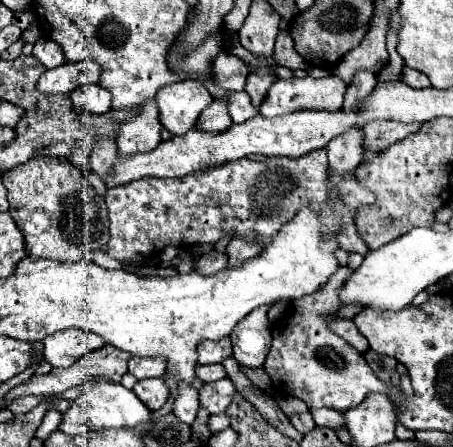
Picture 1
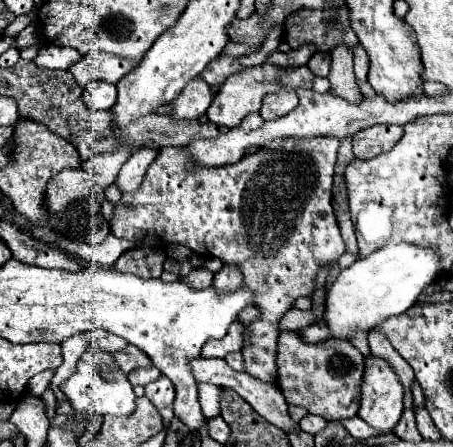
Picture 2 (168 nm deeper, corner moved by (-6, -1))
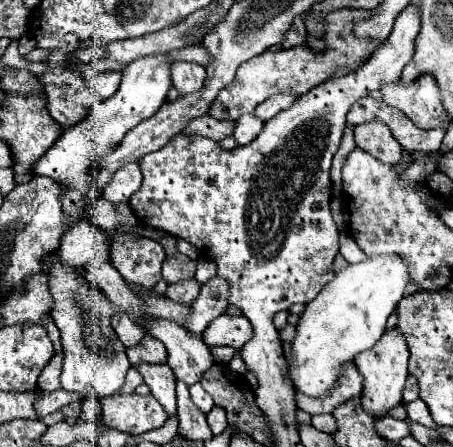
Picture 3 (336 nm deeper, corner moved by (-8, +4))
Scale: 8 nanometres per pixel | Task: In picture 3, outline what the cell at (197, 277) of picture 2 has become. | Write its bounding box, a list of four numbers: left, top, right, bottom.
[166,280,200,306]

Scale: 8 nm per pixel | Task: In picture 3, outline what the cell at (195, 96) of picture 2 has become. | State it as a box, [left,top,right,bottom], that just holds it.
[172,62,206,94]

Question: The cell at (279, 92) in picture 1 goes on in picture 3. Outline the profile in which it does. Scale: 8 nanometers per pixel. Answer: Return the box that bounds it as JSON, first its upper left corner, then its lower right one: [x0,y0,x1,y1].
[254,94,296,122]

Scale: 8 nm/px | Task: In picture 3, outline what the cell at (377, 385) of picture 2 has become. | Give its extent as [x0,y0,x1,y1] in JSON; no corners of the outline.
[354,328,410,416]

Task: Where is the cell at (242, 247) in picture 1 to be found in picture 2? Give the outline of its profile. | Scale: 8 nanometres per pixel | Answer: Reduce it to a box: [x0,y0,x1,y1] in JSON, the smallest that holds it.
[214,265,242,291]

